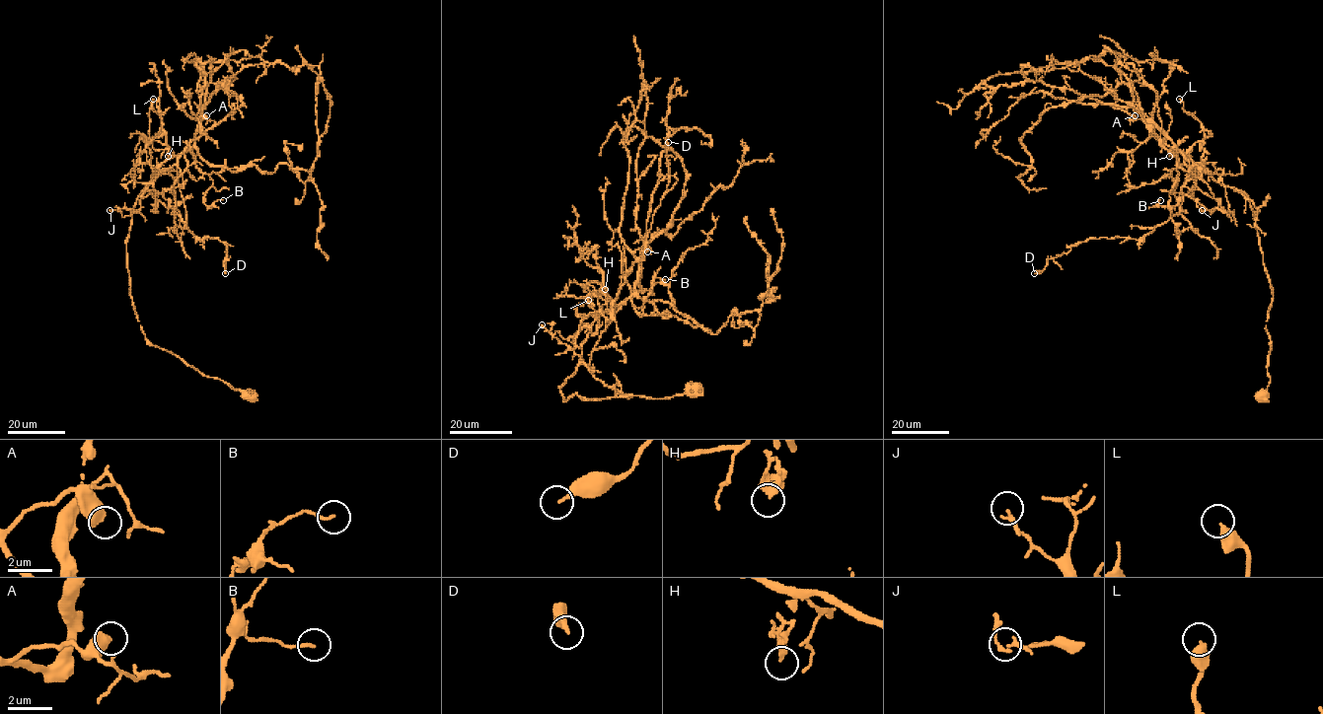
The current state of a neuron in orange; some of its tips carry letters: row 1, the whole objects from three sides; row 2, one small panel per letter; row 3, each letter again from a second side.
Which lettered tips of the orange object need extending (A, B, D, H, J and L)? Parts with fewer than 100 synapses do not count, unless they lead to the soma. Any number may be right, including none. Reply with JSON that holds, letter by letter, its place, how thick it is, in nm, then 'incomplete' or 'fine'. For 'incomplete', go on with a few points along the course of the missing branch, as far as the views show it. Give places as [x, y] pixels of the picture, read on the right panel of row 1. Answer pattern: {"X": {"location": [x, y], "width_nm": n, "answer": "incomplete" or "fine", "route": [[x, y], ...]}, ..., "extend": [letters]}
{"A": {"location": [1135, 115], "width_nm": 600, "answer": "fine"}, "B": {"location": [1160, 200], "width_nm": 100, "answer": "fine"}, "D": {"location": [1034, 273], "width_nm": 200, "answer": "fine"}, "H": {"location": [1169, 156], "width_nm": 120, "answer": "fine"}, "J": {"location": [1202, 210], "width_nm": 130, "answer": "fine"}, "L": {"location": [1179, 99], "width_nm": 420, "answer": "fine"}, "extend": []}

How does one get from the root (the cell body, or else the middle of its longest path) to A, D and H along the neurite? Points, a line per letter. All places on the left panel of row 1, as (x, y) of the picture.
A: (250, 395), (151, 345), (130, 293), (126, 238), (136, 199), (157, 166), (193, 145), (193, 118), (206, 115)
D: (250, 395), (151, 345), (134, 310), (131, 210), (174, 155), (174, 211), (196, 239), (225, 244), (225, 273)
H: (250, 395), (151, 345), (138, 321), (126, 238), (136, 199), (154, 169), (173, 154), (170, 147), (168, 156)

